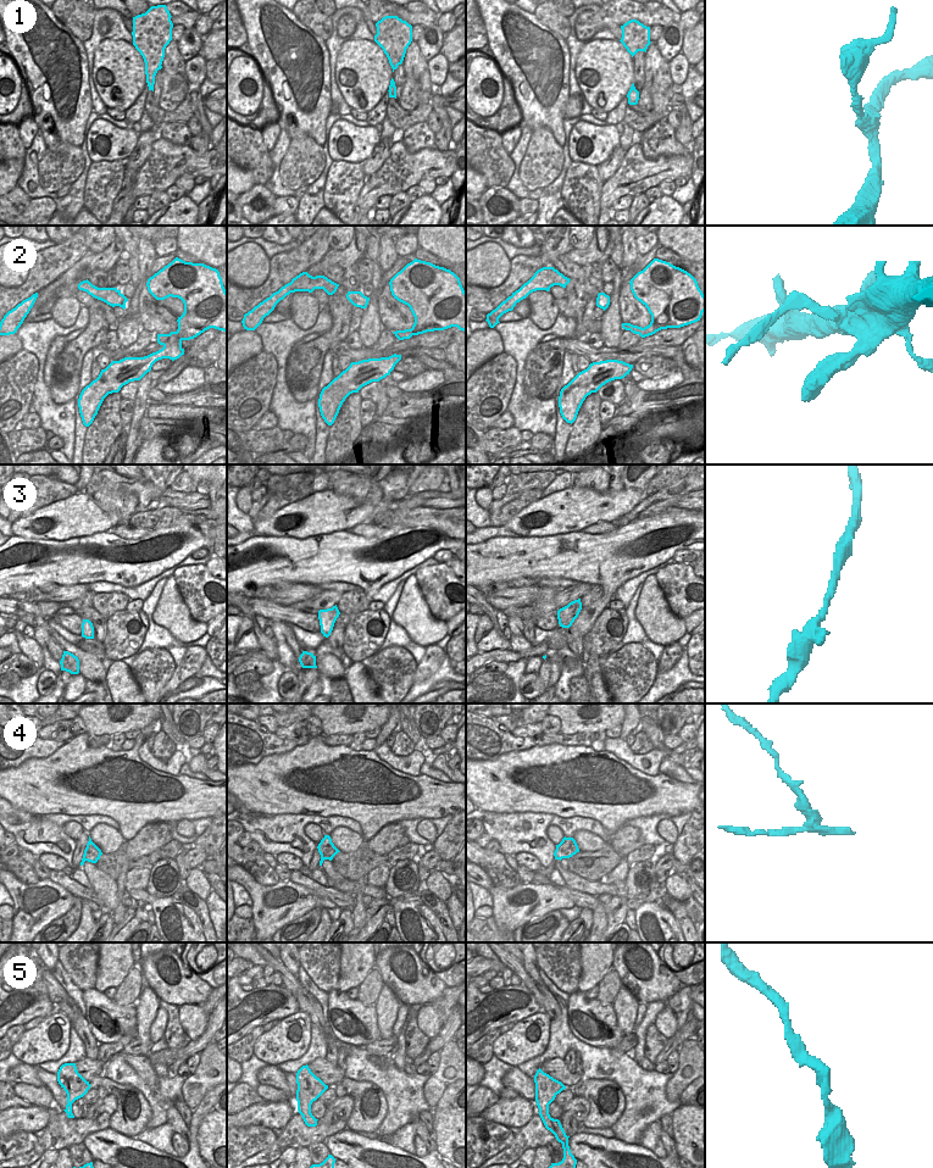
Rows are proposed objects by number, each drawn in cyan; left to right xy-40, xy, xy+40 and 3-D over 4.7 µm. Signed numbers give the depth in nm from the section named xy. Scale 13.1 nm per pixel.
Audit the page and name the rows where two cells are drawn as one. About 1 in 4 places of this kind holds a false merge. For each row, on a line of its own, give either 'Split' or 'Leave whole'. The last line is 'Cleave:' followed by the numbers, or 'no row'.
1: Leave whole
2: Leave whole
3: Leave whole
4: Split
5: Leave whole
Cleave: 4.

